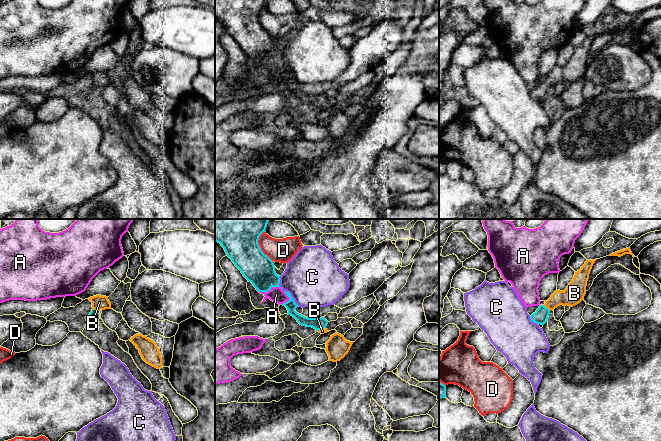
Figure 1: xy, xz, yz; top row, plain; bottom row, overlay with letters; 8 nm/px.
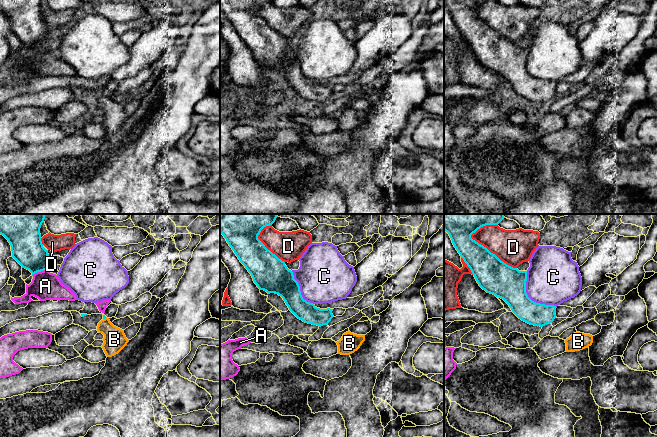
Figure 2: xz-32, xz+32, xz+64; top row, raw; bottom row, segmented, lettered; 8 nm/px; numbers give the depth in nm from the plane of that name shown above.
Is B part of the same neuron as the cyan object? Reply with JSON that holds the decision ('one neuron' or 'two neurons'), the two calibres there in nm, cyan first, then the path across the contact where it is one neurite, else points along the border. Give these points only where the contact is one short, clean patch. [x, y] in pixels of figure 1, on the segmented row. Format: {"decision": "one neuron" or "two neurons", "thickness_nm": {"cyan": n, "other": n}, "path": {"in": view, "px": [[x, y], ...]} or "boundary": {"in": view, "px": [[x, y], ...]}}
{"decision": "one neuron", "thickness_nm": {"cyan": 110, "other": 160}, "path": {"in": "yz", "px": [[541, 315], [547, 308], [557, 298], [574, 293]]}}

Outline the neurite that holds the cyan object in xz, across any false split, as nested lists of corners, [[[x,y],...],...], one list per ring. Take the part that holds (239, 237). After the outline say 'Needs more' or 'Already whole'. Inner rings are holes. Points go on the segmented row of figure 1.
[[[215,219],[215,241],[221,244],[227,256],[257,291],[265,293],[272,287],[280,287],[280,276],[275,272],[273,261],[262,252],[258,244],[268,221],[268,219]]]. Already whole

